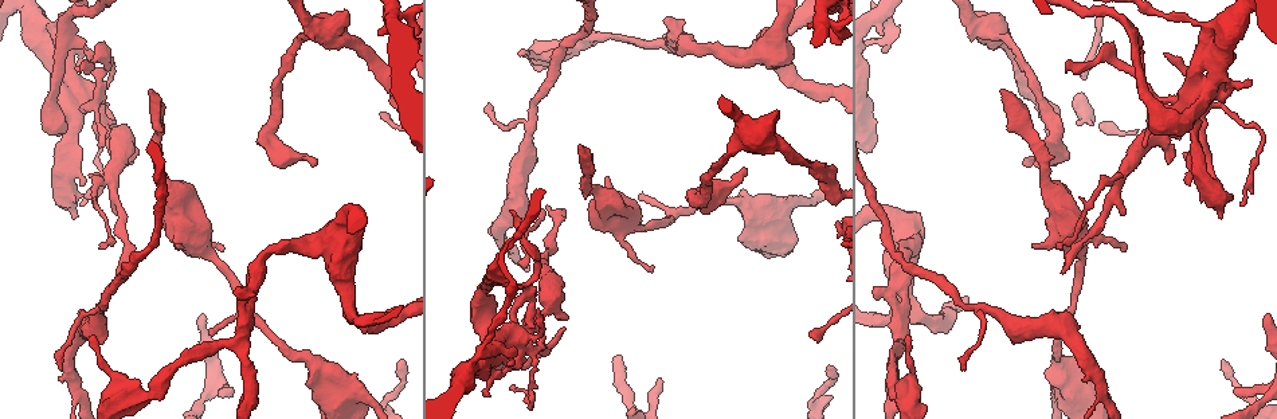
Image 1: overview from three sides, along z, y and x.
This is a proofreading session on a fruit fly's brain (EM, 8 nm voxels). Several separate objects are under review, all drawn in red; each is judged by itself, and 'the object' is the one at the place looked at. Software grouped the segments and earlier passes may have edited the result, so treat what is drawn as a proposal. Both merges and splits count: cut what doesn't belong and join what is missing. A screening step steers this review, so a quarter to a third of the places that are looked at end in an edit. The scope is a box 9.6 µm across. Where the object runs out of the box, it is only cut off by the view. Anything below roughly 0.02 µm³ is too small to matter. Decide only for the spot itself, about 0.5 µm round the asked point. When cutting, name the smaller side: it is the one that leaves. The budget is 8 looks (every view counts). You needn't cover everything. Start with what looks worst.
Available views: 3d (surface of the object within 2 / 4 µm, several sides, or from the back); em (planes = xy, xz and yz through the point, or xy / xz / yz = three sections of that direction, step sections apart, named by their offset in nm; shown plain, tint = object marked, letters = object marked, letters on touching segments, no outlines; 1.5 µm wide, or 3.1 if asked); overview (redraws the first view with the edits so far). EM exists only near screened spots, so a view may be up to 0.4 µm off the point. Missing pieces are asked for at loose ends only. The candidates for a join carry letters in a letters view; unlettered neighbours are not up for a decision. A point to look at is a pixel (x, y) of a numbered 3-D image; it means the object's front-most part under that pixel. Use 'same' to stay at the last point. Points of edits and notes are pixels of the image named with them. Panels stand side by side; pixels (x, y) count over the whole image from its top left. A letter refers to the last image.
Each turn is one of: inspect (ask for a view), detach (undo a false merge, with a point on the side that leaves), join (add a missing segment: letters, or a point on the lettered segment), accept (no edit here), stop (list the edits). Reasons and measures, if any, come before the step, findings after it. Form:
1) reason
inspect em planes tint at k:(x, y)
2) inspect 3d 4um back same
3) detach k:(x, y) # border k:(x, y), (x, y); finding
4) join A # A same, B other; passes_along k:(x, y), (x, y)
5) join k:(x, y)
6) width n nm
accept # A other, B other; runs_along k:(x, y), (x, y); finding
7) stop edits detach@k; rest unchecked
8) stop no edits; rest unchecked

closes a loop
inspect 3d 2um at 1:(117, 136)

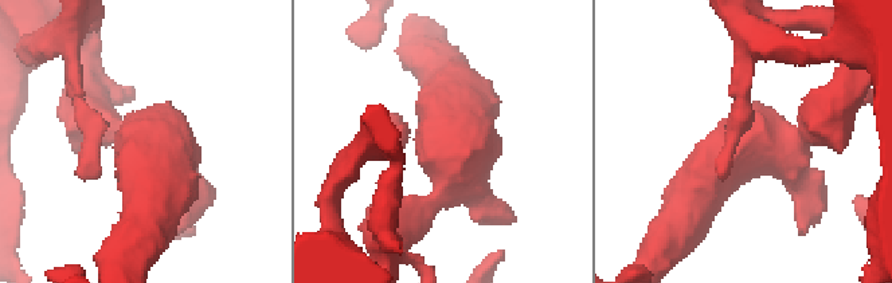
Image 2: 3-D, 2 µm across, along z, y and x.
inspect em planes plain at 2:(452, 171)

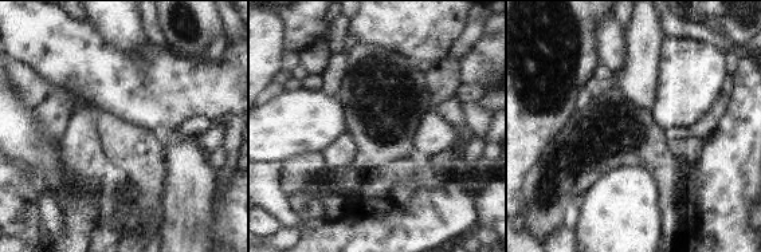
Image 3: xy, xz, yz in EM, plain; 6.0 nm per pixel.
what lies round it
inspect em planes letters same

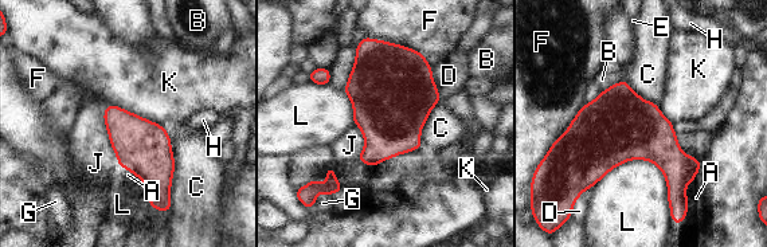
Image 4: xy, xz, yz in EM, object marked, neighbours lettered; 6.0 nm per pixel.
accept # A other, B other, C other, D other, E other, F other, G other, H other, J other, K other, L other; border 4:(108, 105), (104, 122), (120, 167); all the same cell

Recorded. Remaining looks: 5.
an open end
inspect 3d 4um at 1:(528, 206)

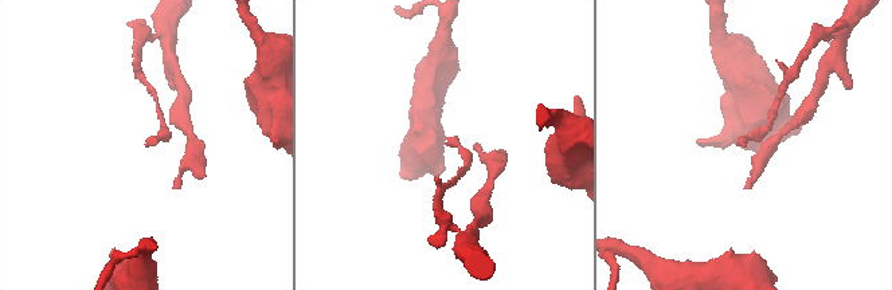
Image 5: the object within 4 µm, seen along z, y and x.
inspect em planes tint at 5:(745, 145)

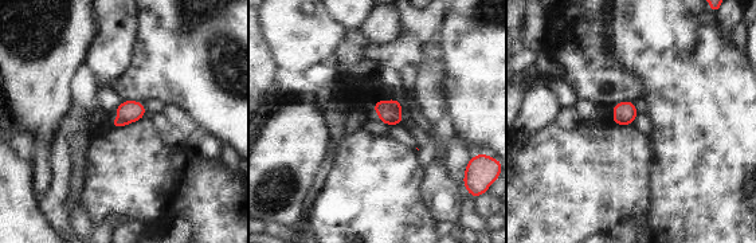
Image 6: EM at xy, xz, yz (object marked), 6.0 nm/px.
see the neighbours
inspect em planes letters same

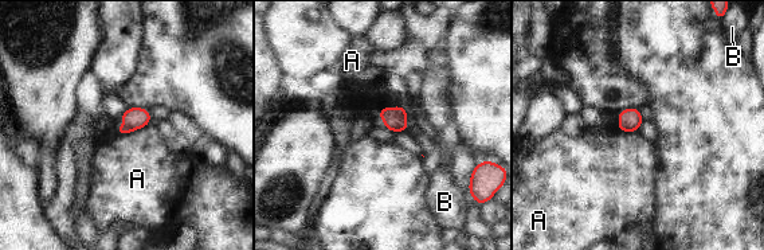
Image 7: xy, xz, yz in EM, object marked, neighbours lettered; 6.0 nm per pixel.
accept # A other, B other; border 7:(148, 124), (120, 135); none of them fits

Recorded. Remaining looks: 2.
stop no edits; rest unchecked

